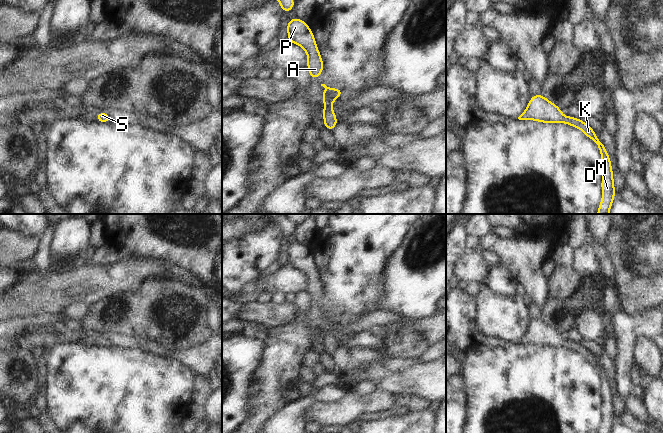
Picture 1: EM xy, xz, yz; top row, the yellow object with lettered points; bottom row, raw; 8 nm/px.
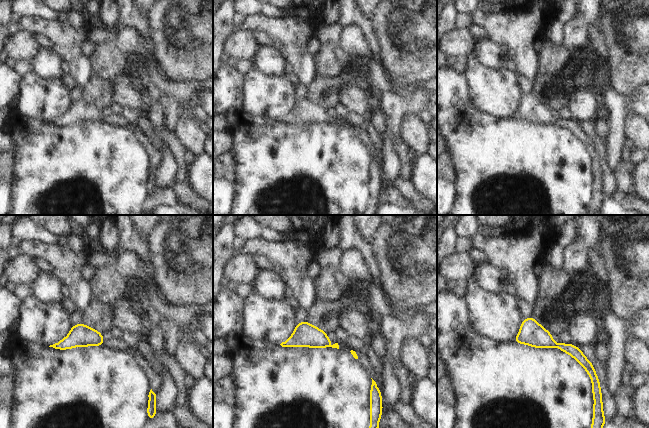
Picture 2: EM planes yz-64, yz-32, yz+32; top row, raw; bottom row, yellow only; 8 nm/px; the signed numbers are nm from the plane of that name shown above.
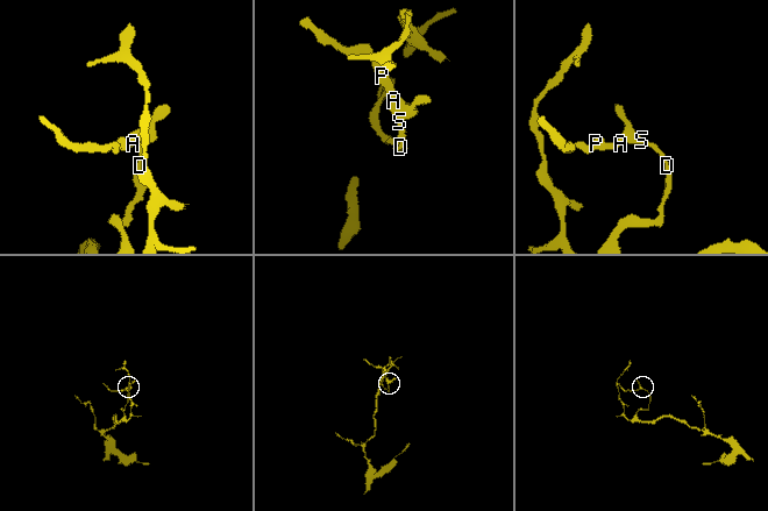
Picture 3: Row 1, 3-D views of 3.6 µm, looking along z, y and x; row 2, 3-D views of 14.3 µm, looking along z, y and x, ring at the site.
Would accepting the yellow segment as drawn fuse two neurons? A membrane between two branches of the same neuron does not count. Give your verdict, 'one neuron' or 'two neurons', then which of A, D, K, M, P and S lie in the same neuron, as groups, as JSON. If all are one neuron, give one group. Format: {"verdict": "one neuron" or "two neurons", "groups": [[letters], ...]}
{"verdict": "one neuron", "groups": [["A", "D", "K", "M", "P", "S"]]}

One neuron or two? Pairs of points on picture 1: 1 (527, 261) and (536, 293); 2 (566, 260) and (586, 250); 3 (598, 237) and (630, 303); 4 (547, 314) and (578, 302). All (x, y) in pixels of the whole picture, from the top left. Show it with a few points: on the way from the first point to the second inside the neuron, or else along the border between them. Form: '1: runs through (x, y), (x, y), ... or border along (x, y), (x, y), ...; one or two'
1: runs through (527, 269), (536, 285); one
2: border along (574, 249), (572, 266); two
3: border along (612, 228), (605, 245); two
4: runs through (555, 310), (561, 307), (570, 307); one

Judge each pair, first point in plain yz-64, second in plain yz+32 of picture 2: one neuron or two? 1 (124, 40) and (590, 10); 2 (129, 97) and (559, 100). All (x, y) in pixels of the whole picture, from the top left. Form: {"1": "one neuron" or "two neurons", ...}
{"1": "one neuron", "2": "two neurons"}

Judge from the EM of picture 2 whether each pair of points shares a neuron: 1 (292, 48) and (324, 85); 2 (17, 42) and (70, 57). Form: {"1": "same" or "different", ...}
{"1": "different", "2": "different"}

